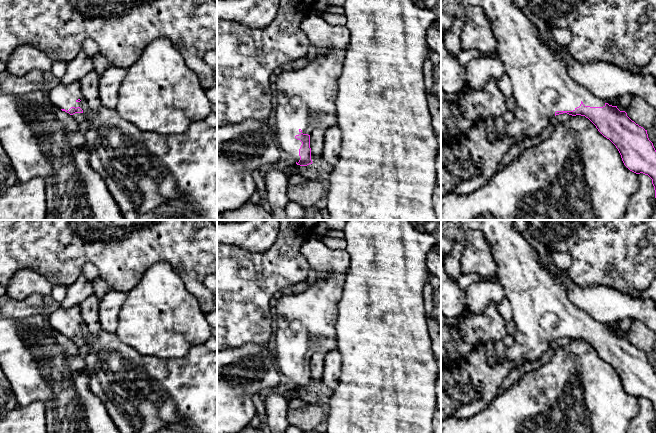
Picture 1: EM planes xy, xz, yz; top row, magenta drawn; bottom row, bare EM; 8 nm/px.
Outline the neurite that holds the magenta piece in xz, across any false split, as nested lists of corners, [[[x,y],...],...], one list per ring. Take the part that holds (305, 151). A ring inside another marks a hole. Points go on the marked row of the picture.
[[[342,50],[338,55],[317,56],[296,71],[278,72],[275,82],[277,107],[274,128],[278,143],[297,165],[307,166],[313,163],[309,134],[314,129],[325,131],[337,124],[336,94],[345,52],[346,50]]]

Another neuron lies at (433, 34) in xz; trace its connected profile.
[[[431,26],[427,31],[427,43],[429,48],[441,55],[441,31],[434,26]]]

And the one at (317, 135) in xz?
[[[314,129],[310,134],[310,148],[312,162],[319,162],[324,149],[325,131],[322,129]]]

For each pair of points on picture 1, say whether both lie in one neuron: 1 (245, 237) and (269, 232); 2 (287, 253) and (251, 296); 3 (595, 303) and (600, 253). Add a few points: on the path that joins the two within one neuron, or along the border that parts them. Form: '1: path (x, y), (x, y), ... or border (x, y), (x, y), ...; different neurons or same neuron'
1: path (251, 232), (263, 232); same neuron
2: path (277, 264), (256, 285); same neuron
3: border (574, 281), (580, 286), (603, 284), (619, 291); different neurons

